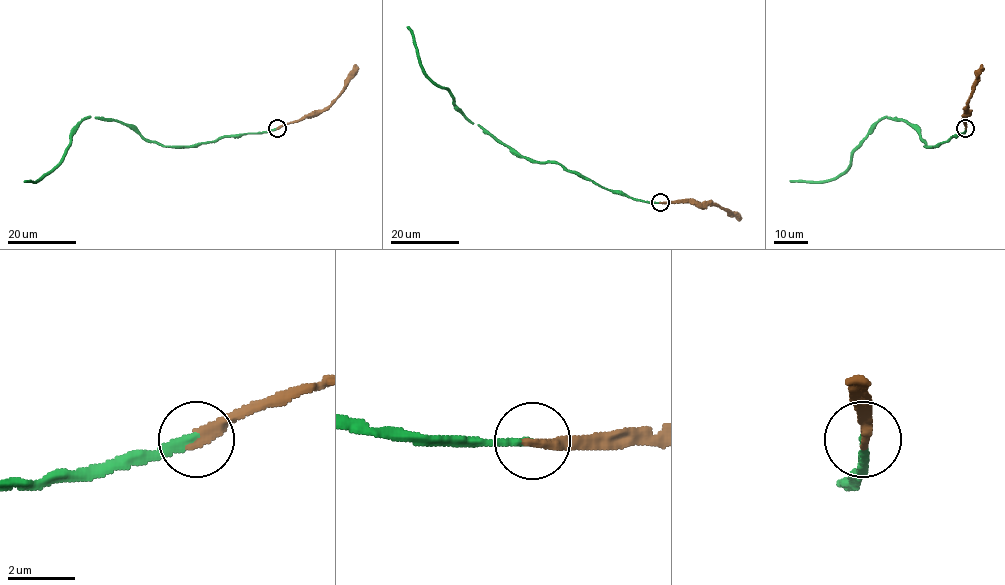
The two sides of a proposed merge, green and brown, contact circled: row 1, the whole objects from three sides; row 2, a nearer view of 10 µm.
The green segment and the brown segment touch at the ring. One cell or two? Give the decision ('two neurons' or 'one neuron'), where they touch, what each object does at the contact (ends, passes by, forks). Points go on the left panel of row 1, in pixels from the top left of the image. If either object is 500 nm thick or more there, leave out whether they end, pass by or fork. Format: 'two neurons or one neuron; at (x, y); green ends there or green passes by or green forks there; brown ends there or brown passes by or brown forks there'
one neuron; at (277, 128); green ends there; brown ends there

